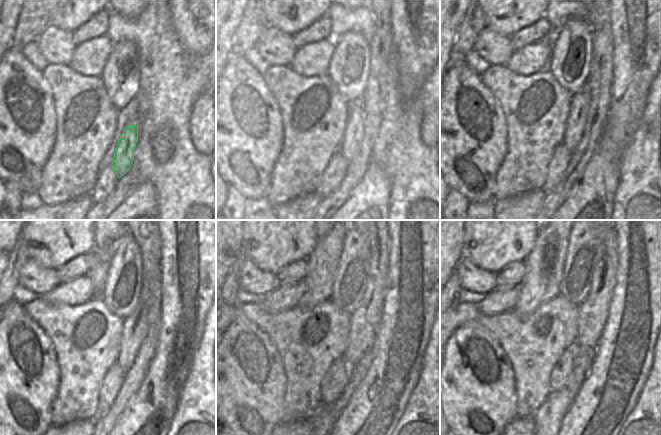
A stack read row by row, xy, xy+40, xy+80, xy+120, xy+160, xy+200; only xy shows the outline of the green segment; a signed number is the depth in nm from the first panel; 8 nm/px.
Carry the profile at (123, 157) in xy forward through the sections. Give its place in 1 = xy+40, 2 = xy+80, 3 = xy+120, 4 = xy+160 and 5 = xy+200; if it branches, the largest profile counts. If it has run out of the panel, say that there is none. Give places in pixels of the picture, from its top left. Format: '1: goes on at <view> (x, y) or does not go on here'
1: goes on at xy+40 (353, 131)
2: goes on at xy+80 (580, 103)
3: goes on at xy+120 (134, 329)
4: goes on at xy+160 (364, 321)
5: goes on at xy+200 (592, 313)

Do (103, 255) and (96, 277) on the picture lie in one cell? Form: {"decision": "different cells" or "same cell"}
{"decision": "same cell"}

